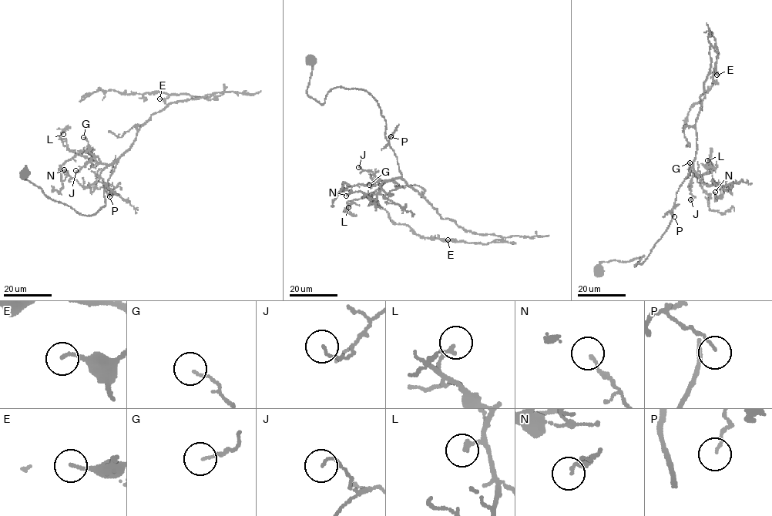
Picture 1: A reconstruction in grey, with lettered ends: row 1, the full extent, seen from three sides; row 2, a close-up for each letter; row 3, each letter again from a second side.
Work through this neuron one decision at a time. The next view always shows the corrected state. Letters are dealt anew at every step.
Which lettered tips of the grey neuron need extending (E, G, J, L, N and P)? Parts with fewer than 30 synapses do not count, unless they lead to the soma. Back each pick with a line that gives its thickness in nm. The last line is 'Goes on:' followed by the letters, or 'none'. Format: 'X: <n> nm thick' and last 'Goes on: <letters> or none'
Goes on: none

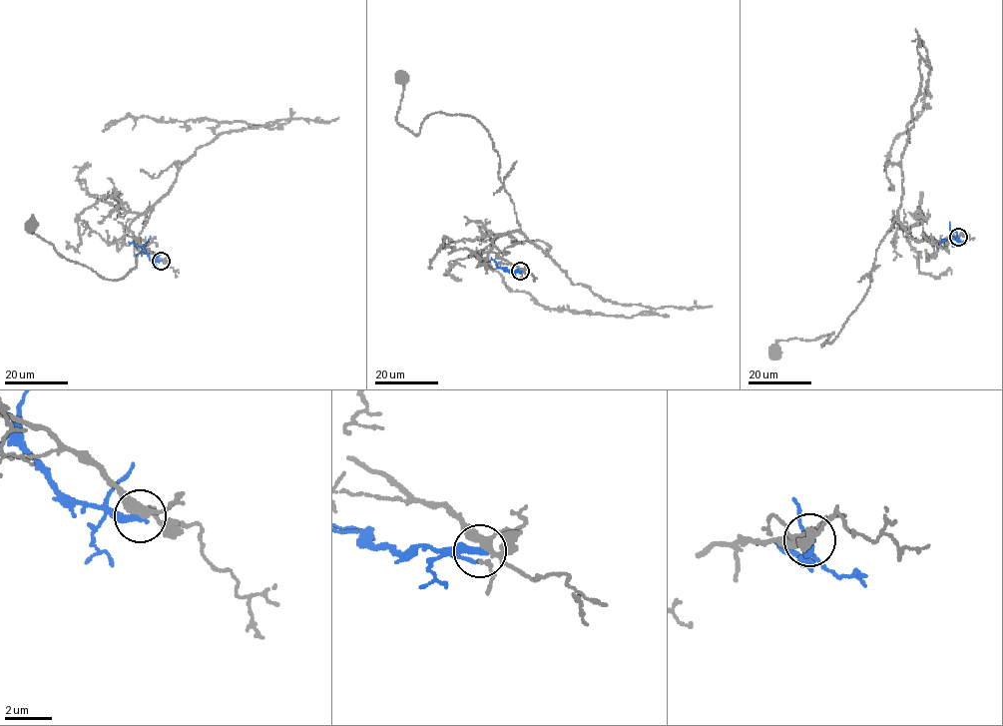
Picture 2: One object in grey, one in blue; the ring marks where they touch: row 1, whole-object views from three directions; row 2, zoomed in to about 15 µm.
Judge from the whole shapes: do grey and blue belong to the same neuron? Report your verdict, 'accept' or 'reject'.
reject

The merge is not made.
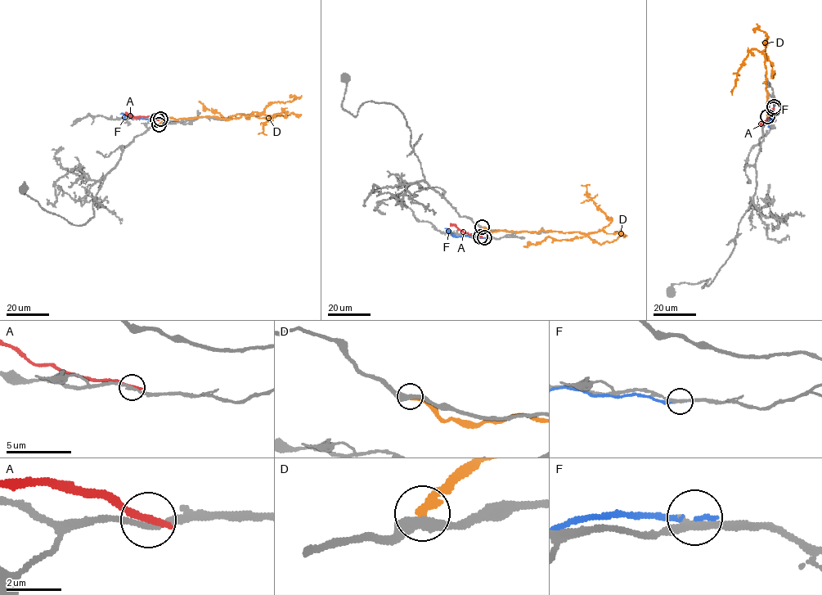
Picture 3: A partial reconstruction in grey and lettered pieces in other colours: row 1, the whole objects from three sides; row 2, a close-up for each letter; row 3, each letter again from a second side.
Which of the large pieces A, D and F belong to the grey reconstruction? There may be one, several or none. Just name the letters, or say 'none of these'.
none of these

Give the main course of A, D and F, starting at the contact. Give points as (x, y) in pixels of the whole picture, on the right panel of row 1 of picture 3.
A: (773, 109), (767, 120), (761, 123)
D: (767, 116), (765, 57), (762, 52), (754, 48), (749, 51), (737, 72), (732, 95)
F: (774, 106), (772, 119), (764, 125)

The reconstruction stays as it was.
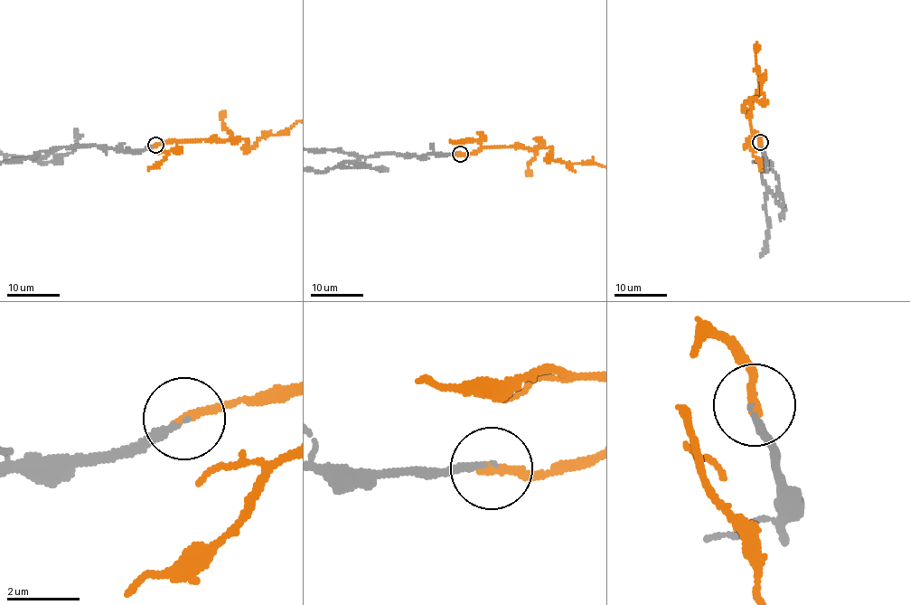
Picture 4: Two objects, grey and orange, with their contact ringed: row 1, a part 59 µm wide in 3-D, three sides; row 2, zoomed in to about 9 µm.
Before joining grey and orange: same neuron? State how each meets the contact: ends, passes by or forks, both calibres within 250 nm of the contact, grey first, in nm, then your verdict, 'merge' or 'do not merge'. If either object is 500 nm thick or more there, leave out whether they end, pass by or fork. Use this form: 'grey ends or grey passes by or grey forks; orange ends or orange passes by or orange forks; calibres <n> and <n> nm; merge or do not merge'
grey ends; orange ends; calibres 140 and 240 nm; merge

